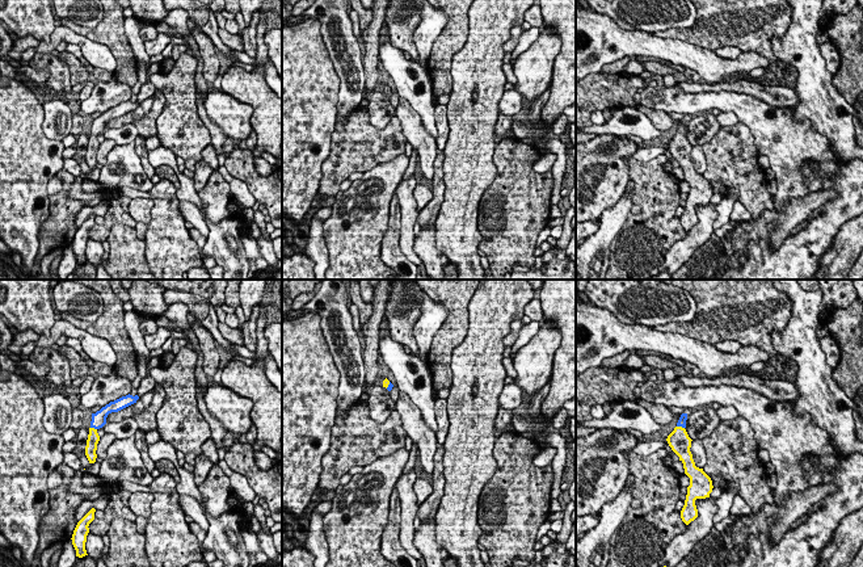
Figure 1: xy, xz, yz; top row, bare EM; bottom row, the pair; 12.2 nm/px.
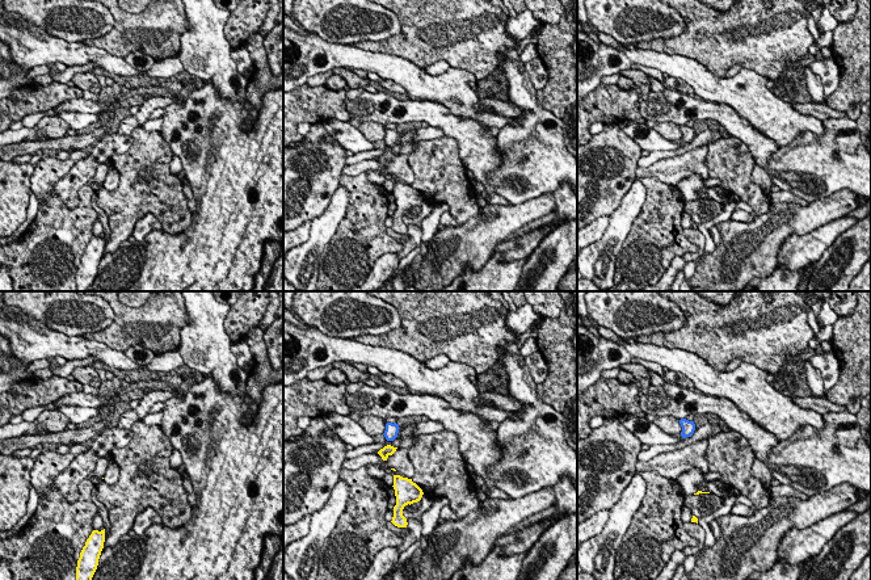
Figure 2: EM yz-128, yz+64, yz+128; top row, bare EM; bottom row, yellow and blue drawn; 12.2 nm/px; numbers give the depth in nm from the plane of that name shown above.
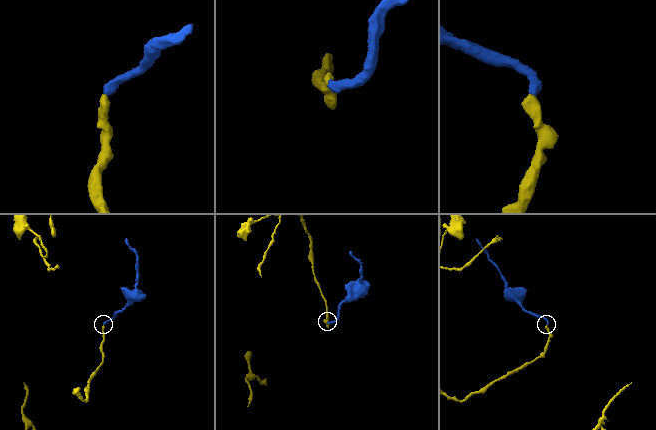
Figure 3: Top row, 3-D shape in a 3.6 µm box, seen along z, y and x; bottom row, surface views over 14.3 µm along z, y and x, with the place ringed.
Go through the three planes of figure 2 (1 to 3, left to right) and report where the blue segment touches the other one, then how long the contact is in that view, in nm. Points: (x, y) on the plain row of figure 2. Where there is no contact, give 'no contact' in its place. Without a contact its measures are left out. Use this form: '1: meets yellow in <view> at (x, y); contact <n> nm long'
1: no contact
2: no contact
3: no contact

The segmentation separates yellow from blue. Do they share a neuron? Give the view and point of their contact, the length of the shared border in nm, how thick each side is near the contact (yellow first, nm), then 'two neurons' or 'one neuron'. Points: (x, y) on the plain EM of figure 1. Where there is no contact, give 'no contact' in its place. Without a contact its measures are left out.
yz (681, 133) | 100 nm | 280/100 nm | one neuron

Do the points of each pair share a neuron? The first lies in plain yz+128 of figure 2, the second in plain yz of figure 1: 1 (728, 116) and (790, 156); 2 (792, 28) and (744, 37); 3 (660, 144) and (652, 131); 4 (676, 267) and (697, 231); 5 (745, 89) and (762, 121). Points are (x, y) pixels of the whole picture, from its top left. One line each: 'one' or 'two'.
1: one
2: one
3: one
4: one
5: two

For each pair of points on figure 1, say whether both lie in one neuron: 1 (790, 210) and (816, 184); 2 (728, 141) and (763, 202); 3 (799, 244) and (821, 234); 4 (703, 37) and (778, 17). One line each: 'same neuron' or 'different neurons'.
1: different neurons
2: same neuron
3: same neuron
4: same neuron

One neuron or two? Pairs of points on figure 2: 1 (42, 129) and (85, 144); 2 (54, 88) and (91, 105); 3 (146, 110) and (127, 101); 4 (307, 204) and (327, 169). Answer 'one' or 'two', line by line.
1: two
2: two
3: two
4: one

